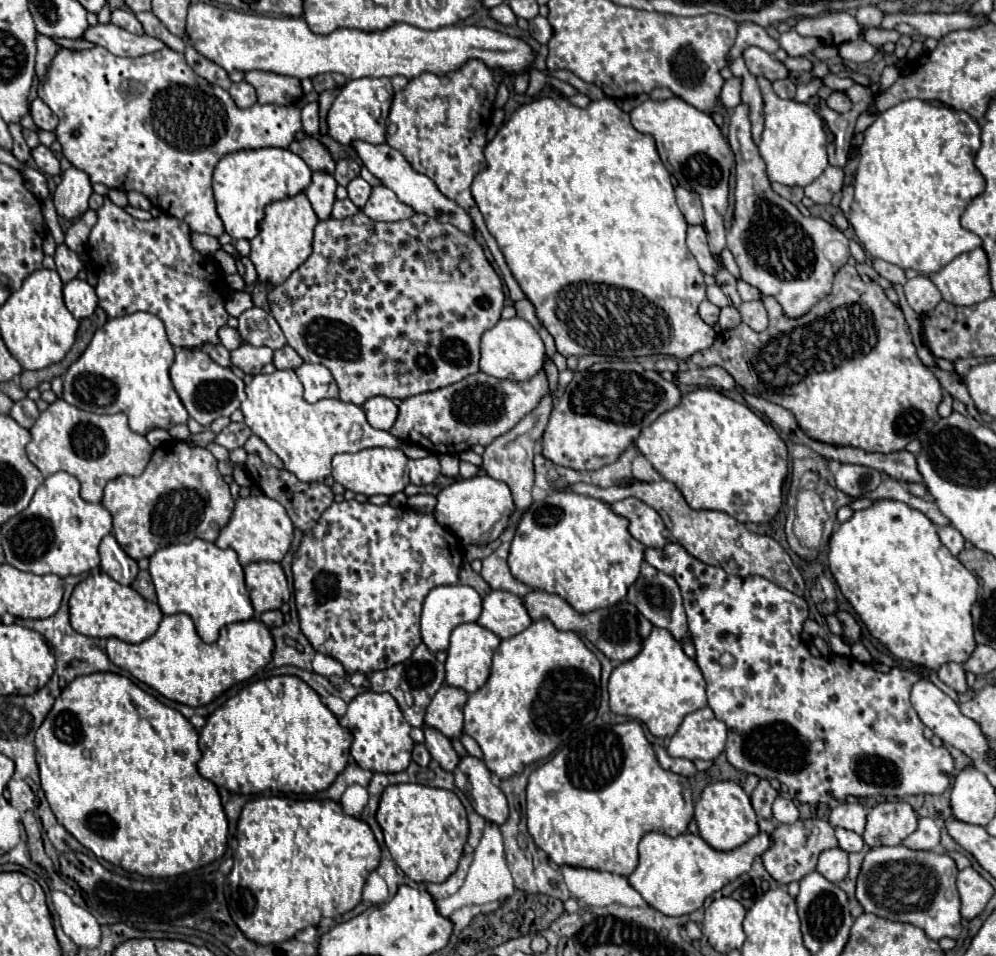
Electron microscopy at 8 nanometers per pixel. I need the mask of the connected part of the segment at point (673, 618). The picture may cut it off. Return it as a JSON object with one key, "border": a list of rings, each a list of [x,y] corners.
{"border":[[[644,561],[640,577],[628,587],[628,601],[632,605],[636,605],[640,609],[640,613],[654,625],[654,627],[662,627],[668,629],[678,641],[682,641],[684,637],[690,637],[688,631],[688,621],[686,621],[686,613],[682,607],[682,597],[680,597],[680,589],[676,585],[676,581],[668,575],[664,575],[662,571],[654,569],[650,563]]]}

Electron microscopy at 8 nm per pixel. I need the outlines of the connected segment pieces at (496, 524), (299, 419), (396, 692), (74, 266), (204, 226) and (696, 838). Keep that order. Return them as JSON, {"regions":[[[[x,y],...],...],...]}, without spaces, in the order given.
{"regions":[[[[472,477],[448,485],[438,493],[436,501],[436,521],[442,527],[450,529],[462,541],[462,545],[484,545],[488,541],[494,541],[506,529],[508,517],[514,513],[514,501],[508,485],[492,477]]],[[[274,371],[272,375],[256,375],[246,385],[246,401],[242,403],[246,425],[300,481],[324,481],[324,477],[332,473],[332,457],[338,453],[402,445],[402,441],[392,433],[370,427],[362,407],[340,399],[322,399],[316,405],[310,405],[304,401],[302,393],[302,383],[294,371]]],[[[420,643],[414,649],[414,653],[408,657],[408,661],[392,665],[392,667],[382,669],[382,671],[374,671],[374,673],[370,673],[368,679],[370,679],[372,691],[376,691],[376,693],[390,693],[398,701],[398,705],[400,705],[406,721],[412,727],[422,727],[424,725],[426,707],[432,701],[432,697],[436,695],[436,691],[442,687],[444,675],[446,675],[444,673],[444,665],[436,659],[434,653],[430,657],[430,649],[424,643]]],[[[64,243],[56,247],[54,261],[56,261],[56,271],[64,283],[72,281],[78,275],[78,271],[84,267],[80,257],[72,249],[68,249]]],[[[60,47],[44,79],[38,83],[38,97],[58,117],[54,135],[62,145],[64,157],[76,169],[88,173],[92,183],[102,183],[108,189],[126,193],[138,191],[148,197],[154,207],[160,205],[168,215],[186,221],[192,231],[212,237],[224,233],[212,193],[212,171],[220,157],[240,149],[288,147],[302,129],[298,107],[256,103],[248,109],[240,109],[228,91],[198,77],[184,55],[168,47],[140,57],[118,57],[104,47],[82,51]]],[[[646,833],[640,841],[640,865],[628,881],[650,907],[664,915],[678,917],[700,909],[708,895],[720,891],[724,885],[746,873],[752,867],[754,857],[762,855],[768,847],[770,837],[766,833],[758,833],[734,851],[716,851],[700,835],[692,833],[684,833],[680,837]]]]}

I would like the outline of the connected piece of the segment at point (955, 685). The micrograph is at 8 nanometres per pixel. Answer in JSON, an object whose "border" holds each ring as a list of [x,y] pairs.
{"border":[[[958,663],[942,665],[942,667],[938,669],[938,677],[940,677],[940,681],[944,681],[948,687],[952,687],[956,693],[964,693],[964,691],[968,689],[966,677],[964,677],[964,669],[962,669],[962,665],[958,665]]]}

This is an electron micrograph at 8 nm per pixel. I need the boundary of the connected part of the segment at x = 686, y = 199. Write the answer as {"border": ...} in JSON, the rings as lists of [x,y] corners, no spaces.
{"border":[[[676,187],[676,203],[682,211],[682,215],[686,217],[688,225],[702,225],[704,223],[704,213],[702,213],[702,205],[700,205],[700,197],[696,197],[696,193],[686,191],[684,187]]]}

